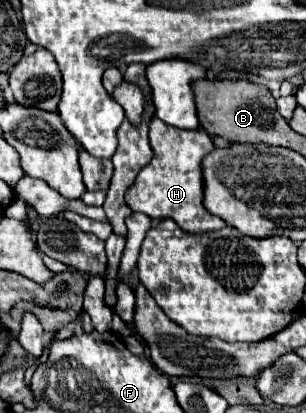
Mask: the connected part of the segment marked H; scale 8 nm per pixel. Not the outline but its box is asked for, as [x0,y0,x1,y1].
[126,117,224,233]

